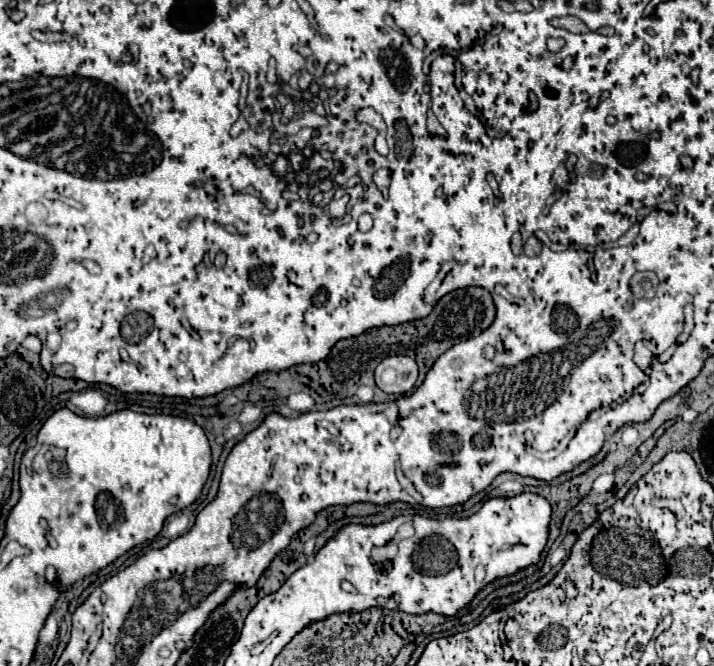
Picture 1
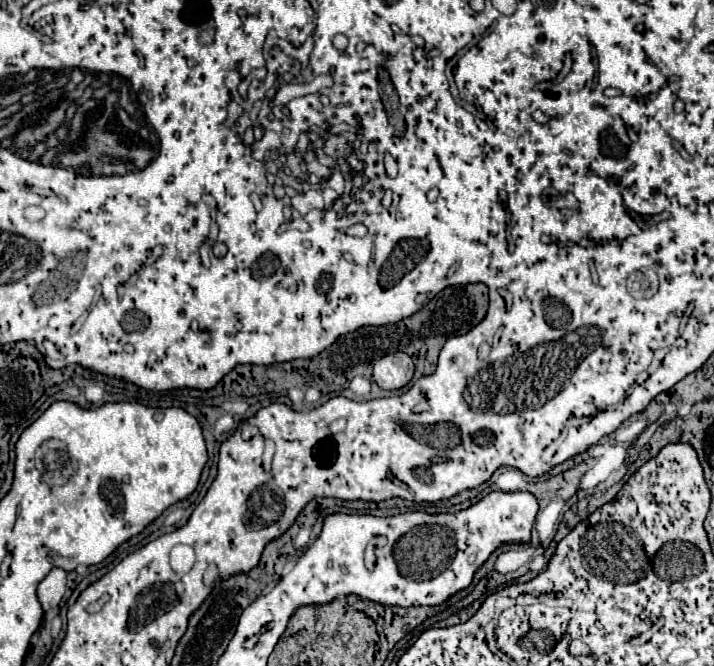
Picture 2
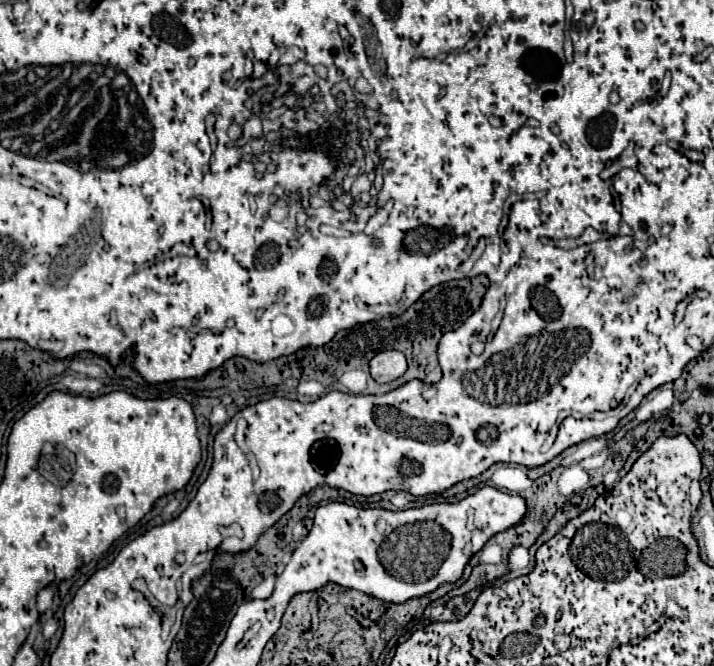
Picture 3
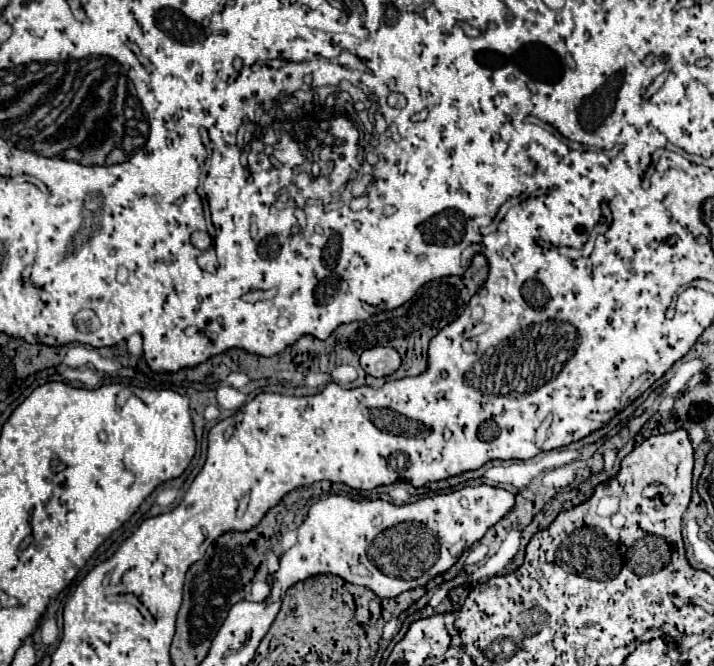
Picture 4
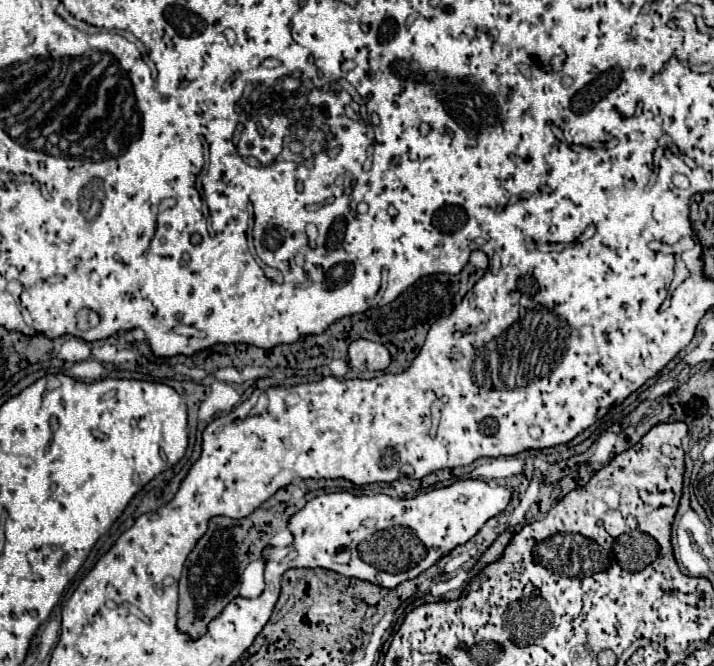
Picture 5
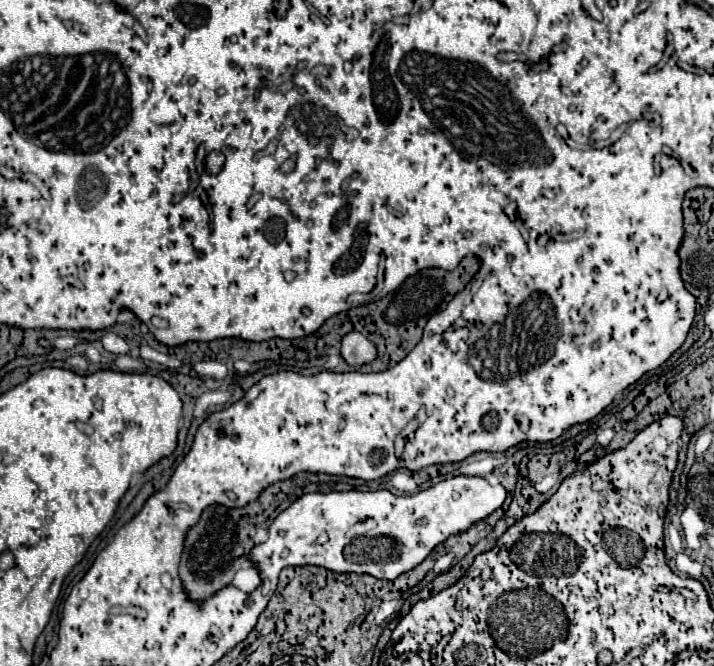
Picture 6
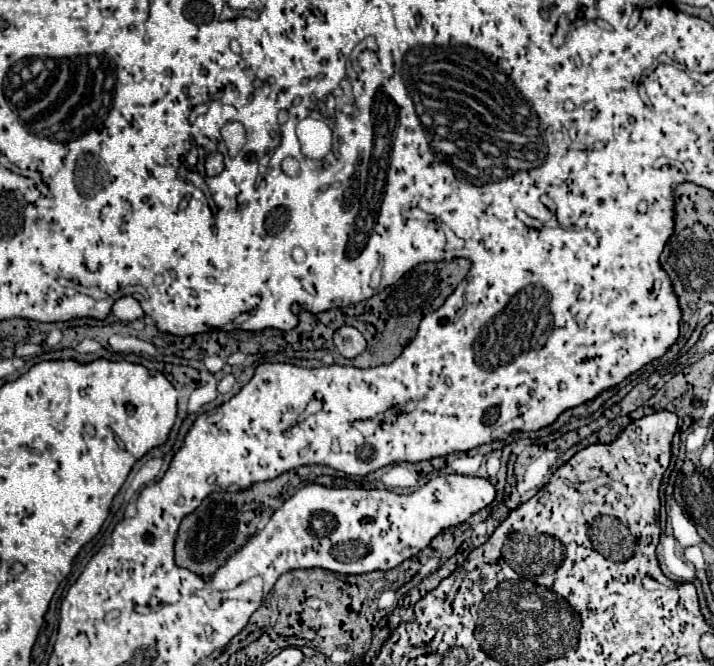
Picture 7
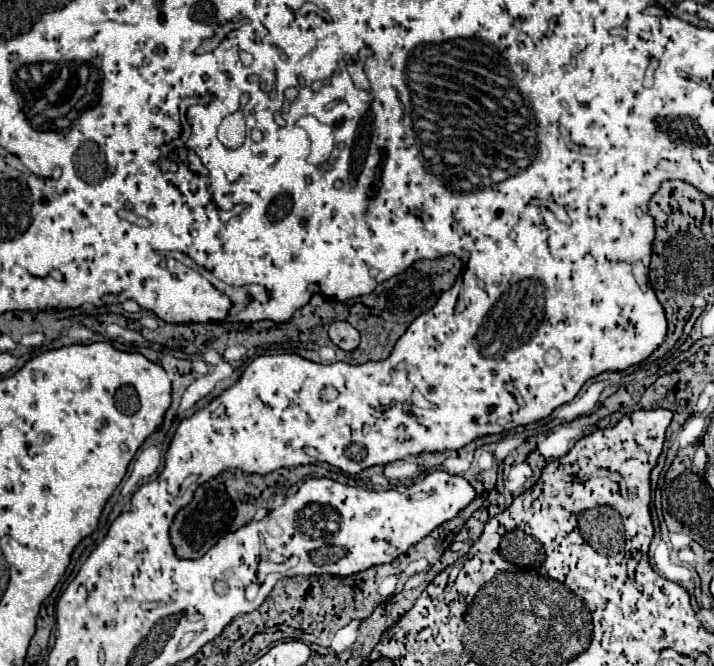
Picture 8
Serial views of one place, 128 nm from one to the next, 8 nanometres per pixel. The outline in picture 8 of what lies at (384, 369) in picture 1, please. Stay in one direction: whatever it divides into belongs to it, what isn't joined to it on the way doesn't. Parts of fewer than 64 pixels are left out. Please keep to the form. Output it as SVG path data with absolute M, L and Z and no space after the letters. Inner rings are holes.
M334 322L328 330L330 334L330 340L340 348L340 350L346 350L346 352L352 352L358 348L360 344L360 334L354 326L350 326L348 322Z

